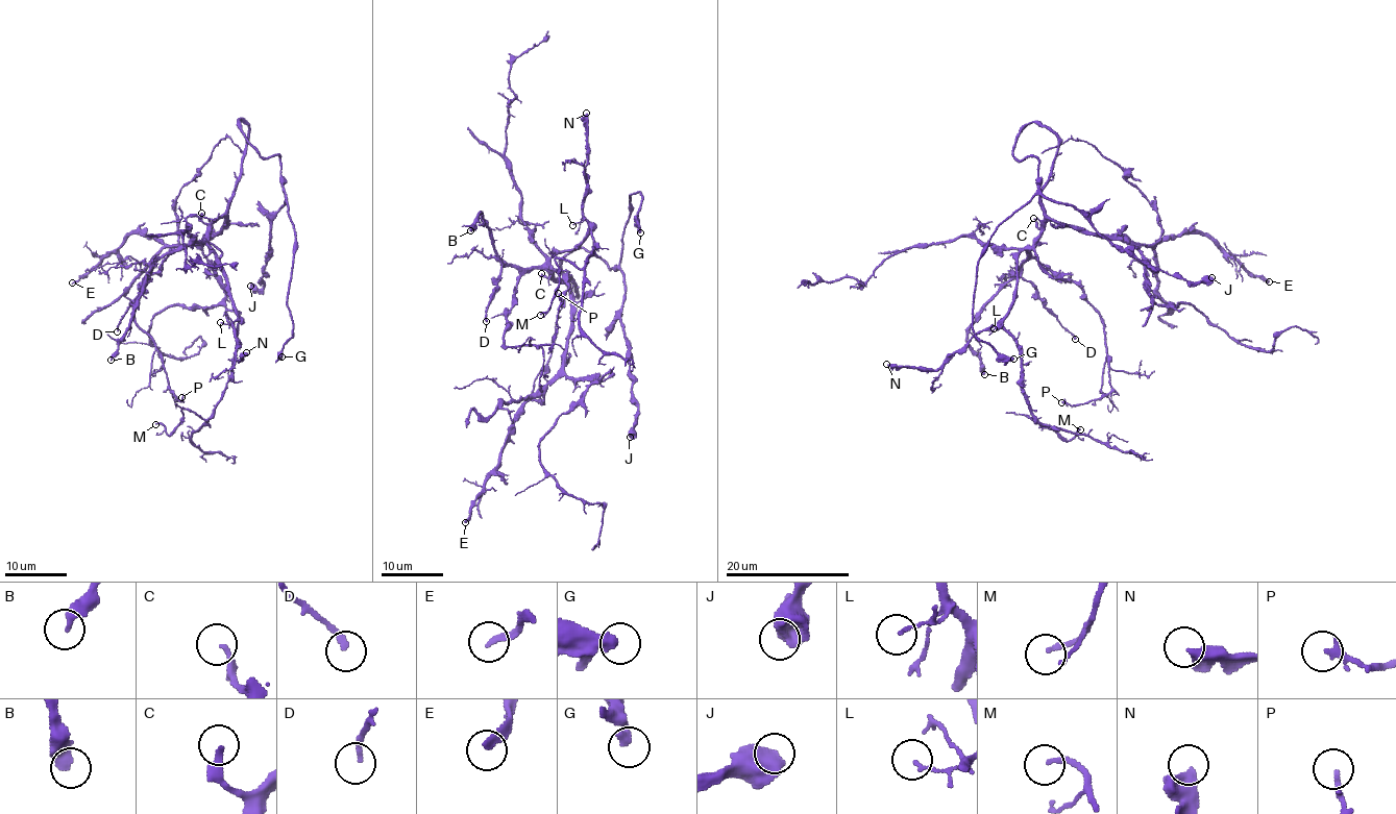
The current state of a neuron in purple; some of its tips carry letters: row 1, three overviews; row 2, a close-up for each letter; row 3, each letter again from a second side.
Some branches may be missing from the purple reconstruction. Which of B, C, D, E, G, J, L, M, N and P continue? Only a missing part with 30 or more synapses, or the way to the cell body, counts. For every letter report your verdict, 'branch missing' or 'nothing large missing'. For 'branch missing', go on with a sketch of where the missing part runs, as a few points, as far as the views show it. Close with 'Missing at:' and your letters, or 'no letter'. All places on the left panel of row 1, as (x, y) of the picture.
B: branch missing | (111, 360), (118, 396), (143, 428), (155, 433), (179, 434), (182, 430), (172, 413), (172, 395), (185, 405)
C: branch missing
D: nothing large missing
E: nothing large missing
G: nothing large missing
J: nothing large missing
L: nothing large missing
M: nothing large missing
N: nothing large missing
P: nothing large missing
Missing at: B, C

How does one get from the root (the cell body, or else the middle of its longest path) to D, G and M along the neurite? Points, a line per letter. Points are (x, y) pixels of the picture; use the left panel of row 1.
D: (233, 198), (229, 208), (211, 225), (202, 241), (165, 253), (154, 265), (117, 331)
G: (233, 198), (249, 127), (241, 118), (263, 157), (279, 157), (294, 226), (293, 329), (282, 356)
M: (233, 198), (206, 240), (239, 315), (233, 377), (207, 419), (184, 409), (180, 422), (168, 435), (155, 424)

